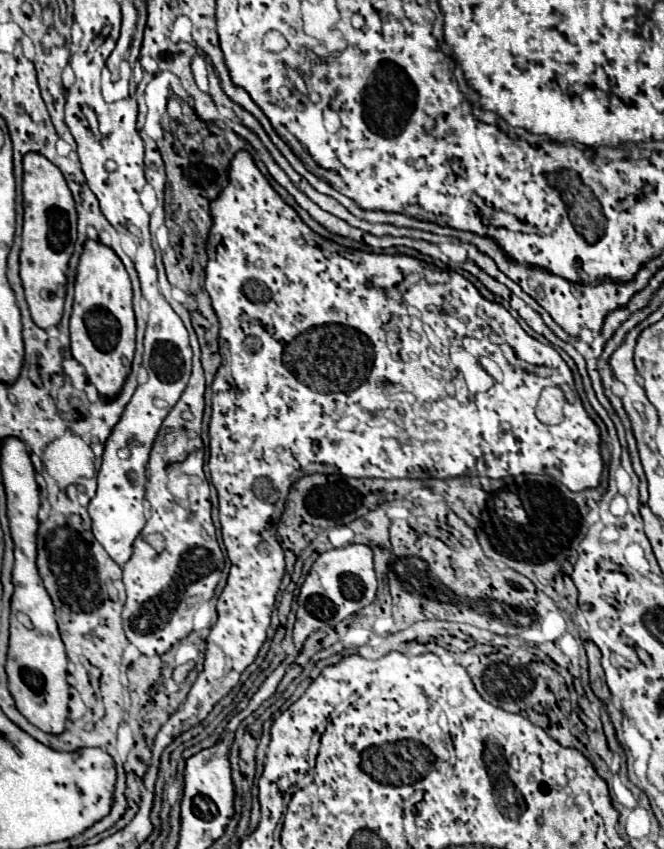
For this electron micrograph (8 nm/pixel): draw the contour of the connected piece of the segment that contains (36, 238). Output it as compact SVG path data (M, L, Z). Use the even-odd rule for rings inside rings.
M29 152L23 156L23 246L21 280L31 318L37 326L57 326L65 300L65 270L77 240L77 212L71 190L61 170L45 156Z

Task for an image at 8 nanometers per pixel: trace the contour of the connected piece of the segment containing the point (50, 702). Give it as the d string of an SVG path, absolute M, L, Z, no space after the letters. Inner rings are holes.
M9 436L1 442L1 474L7 492L7 516L11 538L15 544L15 566L13 566L13 598L11 598L11 626L9 626L9 650L5 672L9 678L9 692L15 700L17 710L39 730L49 734L61 734L69 716L69 684L67 684L67 654L61 642L55 610L51 598L37 572L37 512L39 512L39 484L35 480L35 468L29 458L29 450L23 440ZM17 612L29 616L33 628L23 626L17 620Z

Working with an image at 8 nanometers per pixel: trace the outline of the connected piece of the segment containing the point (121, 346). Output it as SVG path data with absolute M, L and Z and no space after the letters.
M87 238L83 244L83 252L77 264L77 276L75 276L75 302L71 312L71 354L73 358L85 368L87 378L97 386L99 394L103 398L115 398L131 372L133 352L135 352L135 316L133 316L132 285L129 274L121 262L121 258L115 254L113 248L99 240Z

